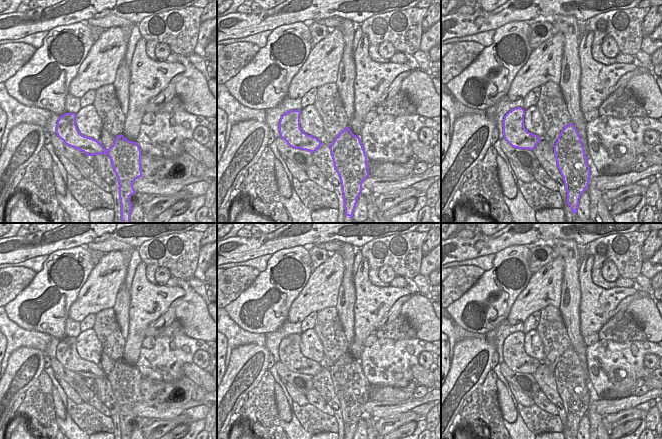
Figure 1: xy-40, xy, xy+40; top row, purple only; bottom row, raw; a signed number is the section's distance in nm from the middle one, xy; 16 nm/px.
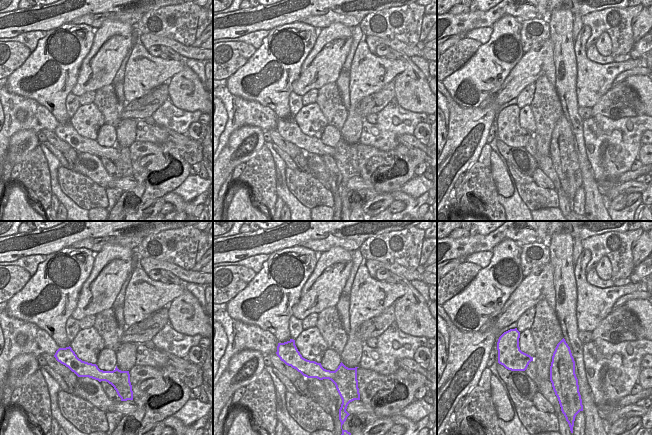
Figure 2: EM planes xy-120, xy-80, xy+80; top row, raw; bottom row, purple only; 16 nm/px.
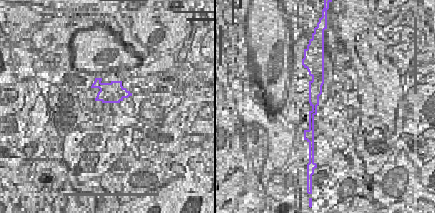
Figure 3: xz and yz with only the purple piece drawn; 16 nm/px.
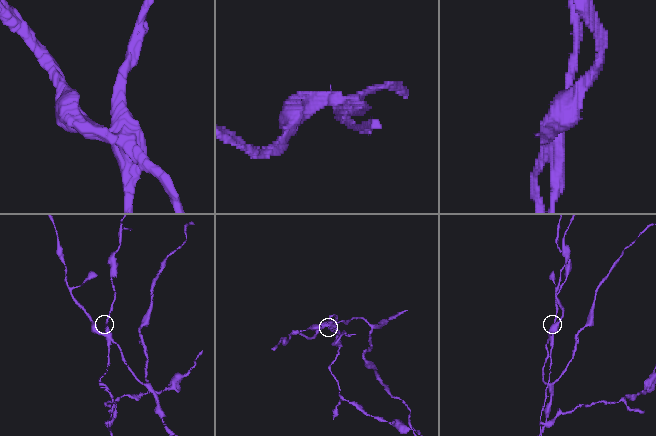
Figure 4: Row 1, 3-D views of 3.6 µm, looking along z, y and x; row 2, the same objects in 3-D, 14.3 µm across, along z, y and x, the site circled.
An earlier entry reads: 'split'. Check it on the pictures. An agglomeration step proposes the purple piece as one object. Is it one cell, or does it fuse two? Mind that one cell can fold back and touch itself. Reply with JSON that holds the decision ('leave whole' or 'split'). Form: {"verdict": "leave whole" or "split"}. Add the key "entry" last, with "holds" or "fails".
{"verdict": "split", "entry": "holds"}

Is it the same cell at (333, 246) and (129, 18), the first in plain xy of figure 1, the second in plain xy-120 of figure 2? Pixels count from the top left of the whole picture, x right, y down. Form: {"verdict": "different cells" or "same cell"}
{"verdict": "same cell"}

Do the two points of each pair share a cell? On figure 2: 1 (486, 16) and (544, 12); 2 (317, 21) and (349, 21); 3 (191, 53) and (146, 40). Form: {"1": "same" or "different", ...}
{"1": "same", "2": "same", "3": "same"}

